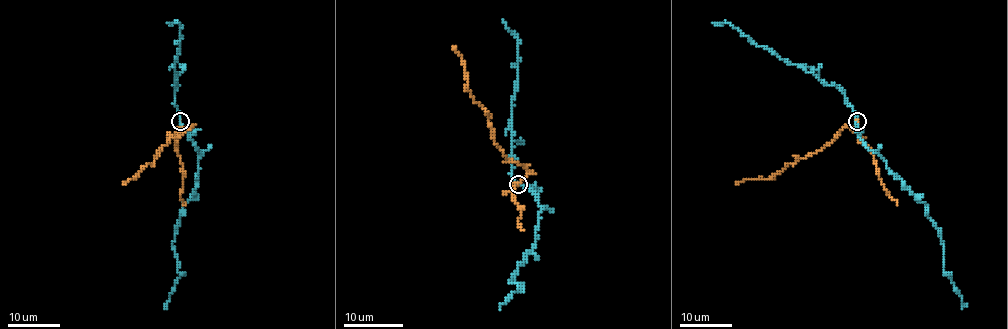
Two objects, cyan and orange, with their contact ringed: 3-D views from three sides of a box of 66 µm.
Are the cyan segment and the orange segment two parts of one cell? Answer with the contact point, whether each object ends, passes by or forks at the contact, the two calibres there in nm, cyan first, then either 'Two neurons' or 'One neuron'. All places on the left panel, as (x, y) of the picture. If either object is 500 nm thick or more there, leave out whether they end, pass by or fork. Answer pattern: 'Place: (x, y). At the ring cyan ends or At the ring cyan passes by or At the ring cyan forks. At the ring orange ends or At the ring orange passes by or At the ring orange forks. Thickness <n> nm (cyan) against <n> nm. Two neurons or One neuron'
Place: (180, 121). At the ring cyan passes by. At the ring orange ends. Thickness 150 nm (cyan) against 160 nm. Two neurons

